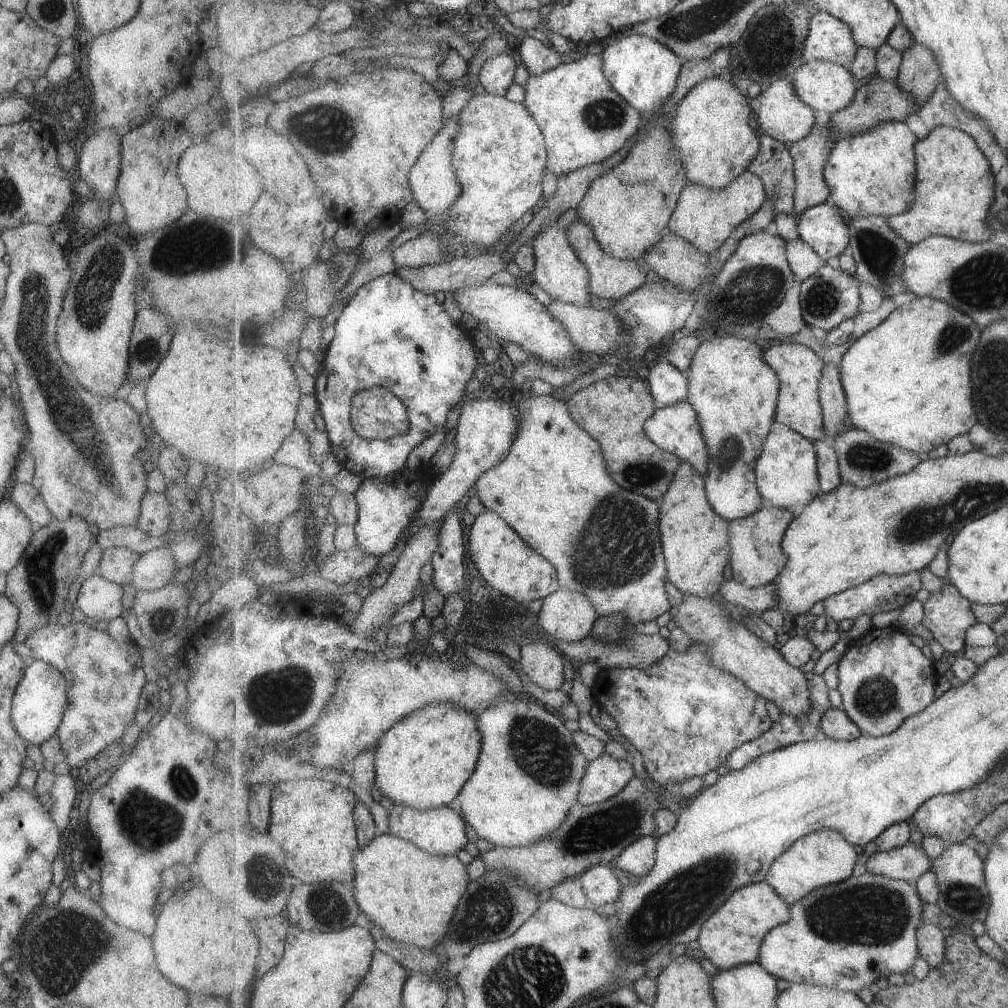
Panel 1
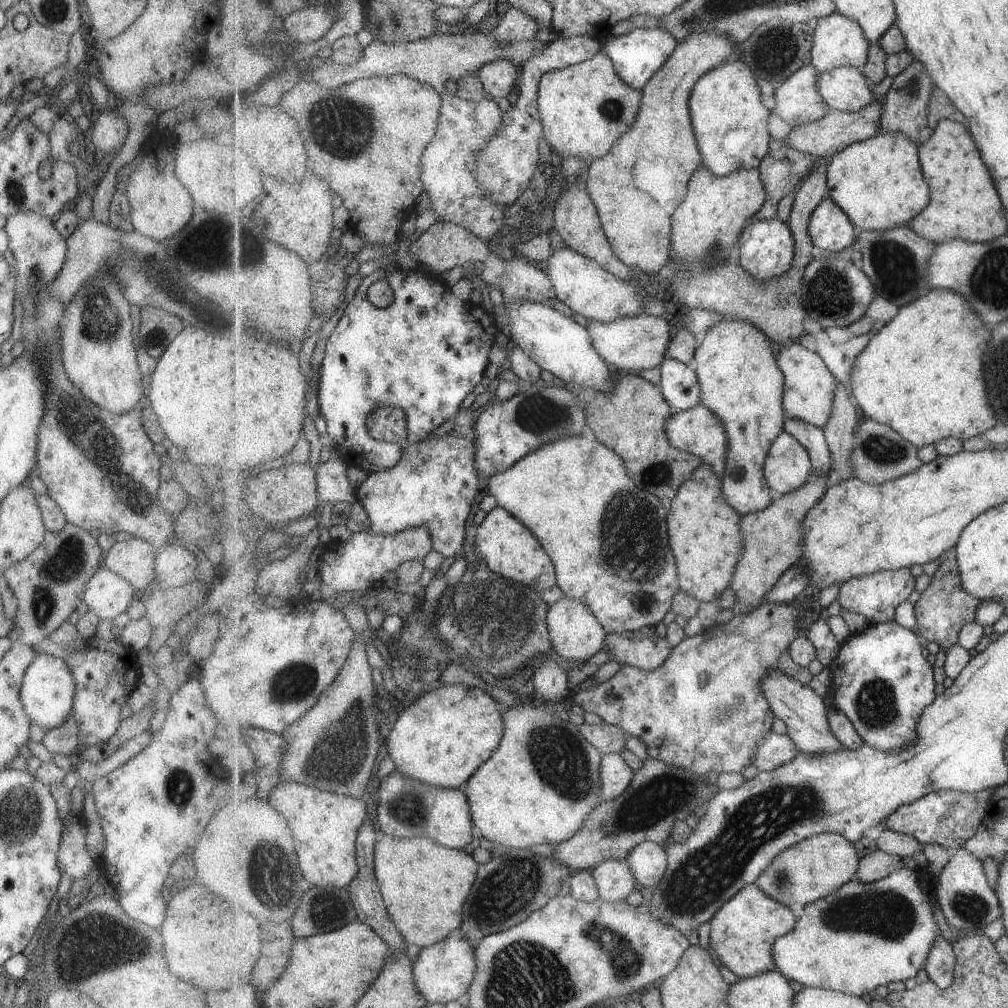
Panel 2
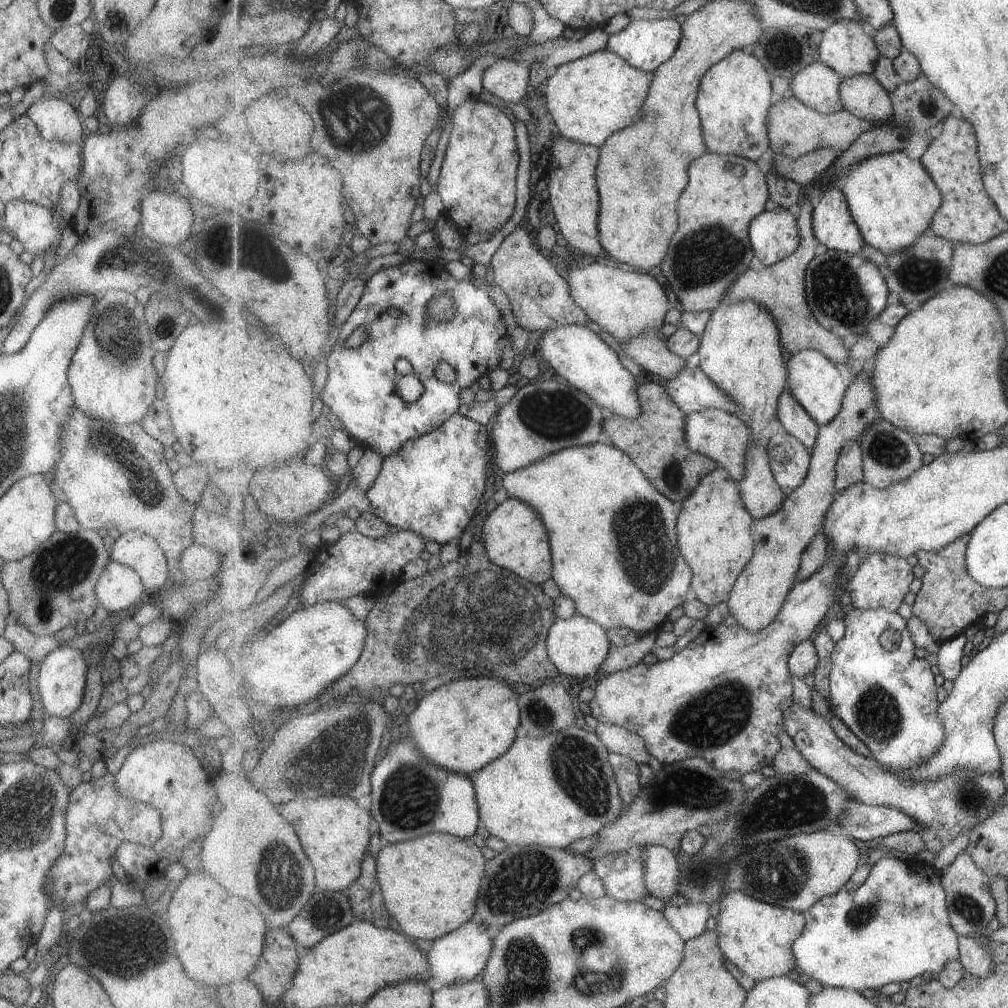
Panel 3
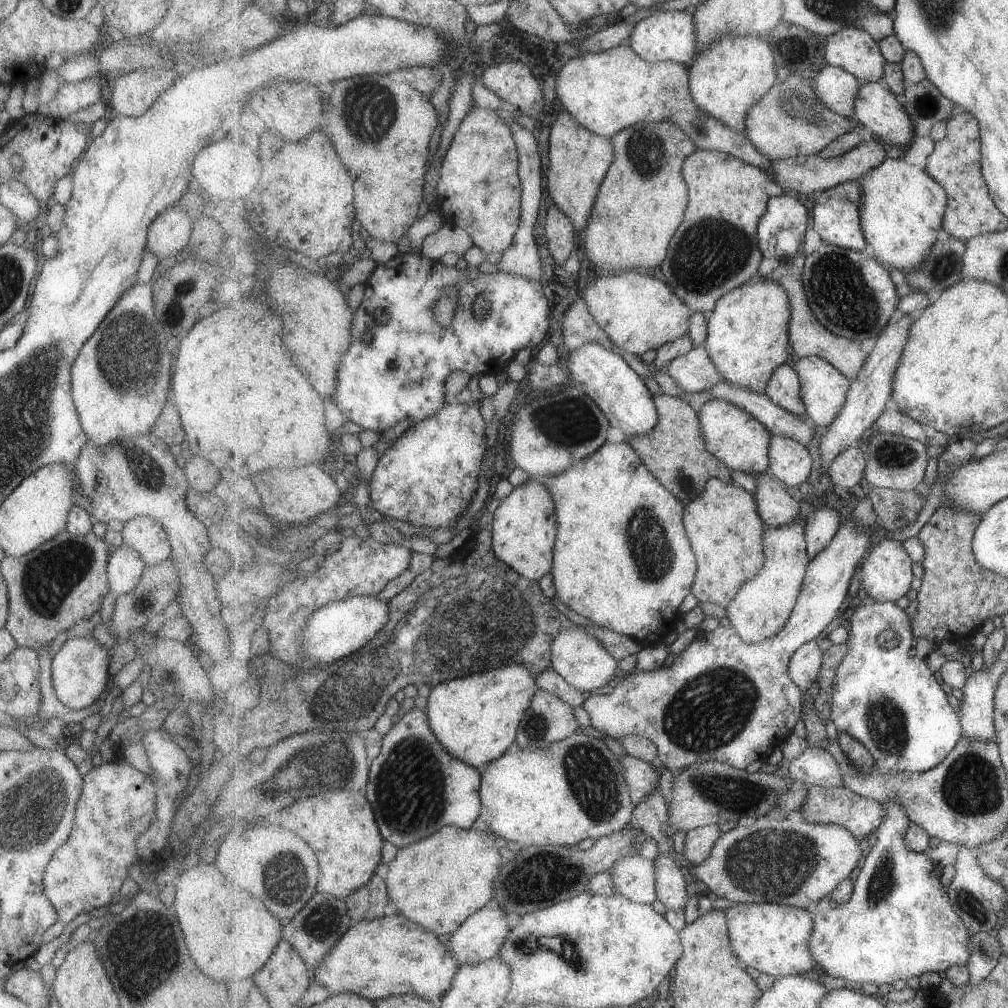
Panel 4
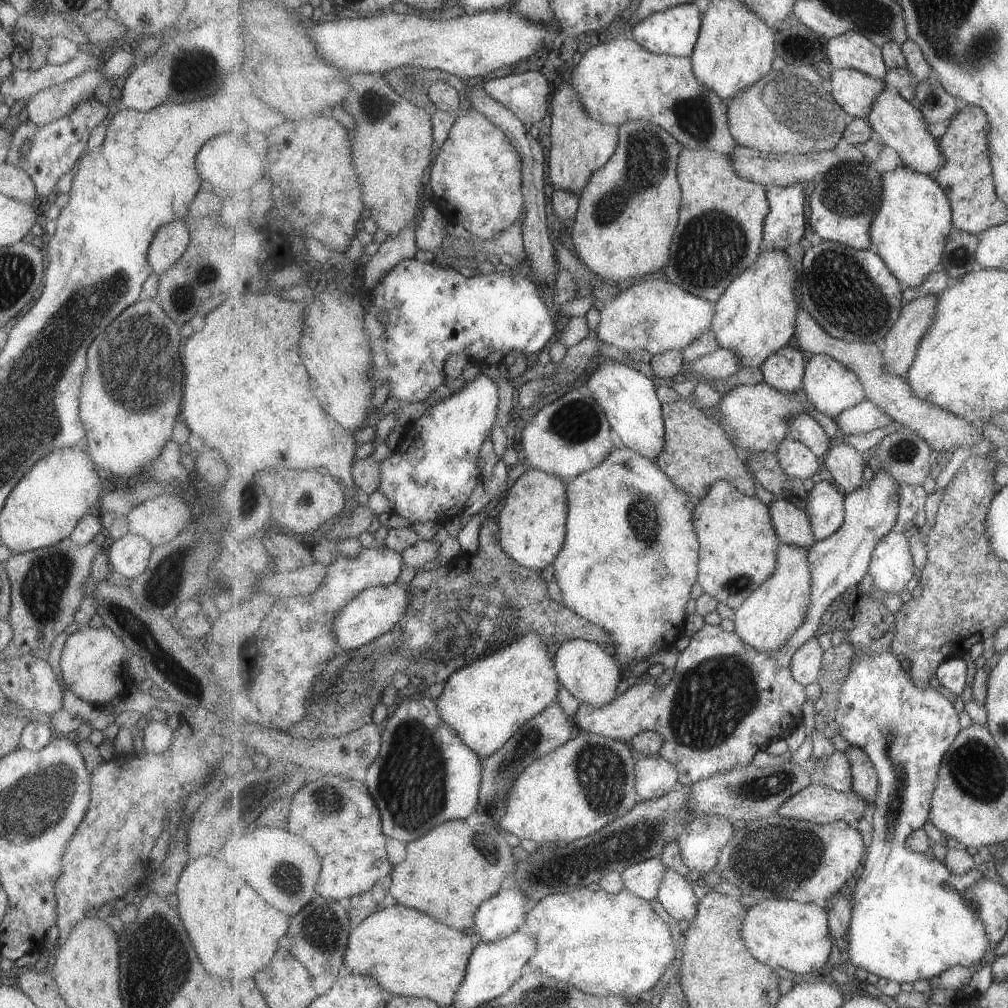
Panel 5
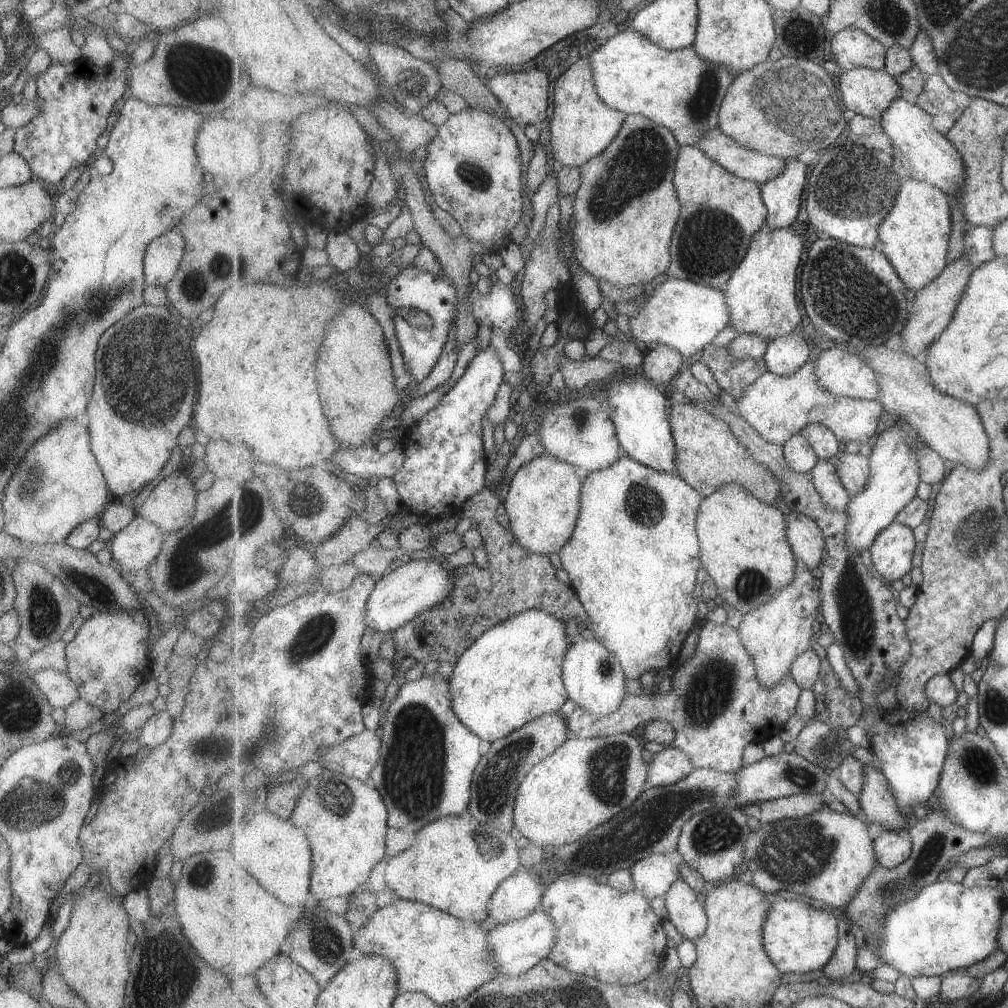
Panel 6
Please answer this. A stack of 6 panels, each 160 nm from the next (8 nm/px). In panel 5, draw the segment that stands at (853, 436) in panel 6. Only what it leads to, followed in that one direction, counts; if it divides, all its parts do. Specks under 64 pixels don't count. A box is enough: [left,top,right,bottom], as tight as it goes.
[717,381,895,456]

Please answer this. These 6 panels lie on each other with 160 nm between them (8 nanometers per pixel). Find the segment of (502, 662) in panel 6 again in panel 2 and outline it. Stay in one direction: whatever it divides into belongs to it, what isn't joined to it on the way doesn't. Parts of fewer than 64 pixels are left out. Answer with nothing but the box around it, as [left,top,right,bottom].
[386,684,505,789]

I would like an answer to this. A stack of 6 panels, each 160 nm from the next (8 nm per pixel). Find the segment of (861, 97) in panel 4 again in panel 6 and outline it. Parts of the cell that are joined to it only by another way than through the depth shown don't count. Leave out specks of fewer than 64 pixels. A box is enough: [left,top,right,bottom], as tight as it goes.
[880,98,971,266]

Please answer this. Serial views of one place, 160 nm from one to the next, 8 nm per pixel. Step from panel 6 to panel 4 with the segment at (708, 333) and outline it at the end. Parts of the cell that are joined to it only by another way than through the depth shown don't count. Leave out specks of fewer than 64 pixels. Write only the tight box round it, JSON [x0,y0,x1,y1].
[582,270,692,354]

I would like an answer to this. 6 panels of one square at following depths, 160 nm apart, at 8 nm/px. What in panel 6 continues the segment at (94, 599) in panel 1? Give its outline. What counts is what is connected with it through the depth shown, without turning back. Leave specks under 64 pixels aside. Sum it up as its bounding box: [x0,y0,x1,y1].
[107,514,163,572]

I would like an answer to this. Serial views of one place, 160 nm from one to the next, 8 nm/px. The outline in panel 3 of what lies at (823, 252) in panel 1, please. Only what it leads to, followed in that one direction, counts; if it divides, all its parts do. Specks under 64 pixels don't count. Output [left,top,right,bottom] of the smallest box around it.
[814,186,866,255]

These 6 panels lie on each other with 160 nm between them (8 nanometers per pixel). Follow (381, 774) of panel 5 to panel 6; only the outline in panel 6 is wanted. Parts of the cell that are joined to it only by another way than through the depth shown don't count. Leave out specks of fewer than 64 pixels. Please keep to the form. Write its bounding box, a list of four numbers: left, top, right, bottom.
[369,672,481,833]

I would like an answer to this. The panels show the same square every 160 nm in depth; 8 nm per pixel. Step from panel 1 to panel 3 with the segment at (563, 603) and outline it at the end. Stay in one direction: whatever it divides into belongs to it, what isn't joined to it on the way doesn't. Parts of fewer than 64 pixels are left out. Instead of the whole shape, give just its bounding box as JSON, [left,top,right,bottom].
[547,611,612,680]

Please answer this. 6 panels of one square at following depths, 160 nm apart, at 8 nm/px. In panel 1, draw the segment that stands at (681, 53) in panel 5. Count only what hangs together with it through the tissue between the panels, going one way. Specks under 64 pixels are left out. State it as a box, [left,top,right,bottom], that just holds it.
[603,35,685,116]

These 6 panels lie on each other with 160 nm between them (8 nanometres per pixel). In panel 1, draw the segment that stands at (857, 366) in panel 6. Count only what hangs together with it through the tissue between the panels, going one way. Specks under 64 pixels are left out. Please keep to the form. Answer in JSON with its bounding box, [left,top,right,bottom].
[763,341,828,442]

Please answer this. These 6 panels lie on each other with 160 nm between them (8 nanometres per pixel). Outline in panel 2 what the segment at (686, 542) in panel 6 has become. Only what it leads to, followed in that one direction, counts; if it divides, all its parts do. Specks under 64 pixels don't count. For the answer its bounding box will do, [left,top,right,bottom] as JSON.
[488,432,681,634]

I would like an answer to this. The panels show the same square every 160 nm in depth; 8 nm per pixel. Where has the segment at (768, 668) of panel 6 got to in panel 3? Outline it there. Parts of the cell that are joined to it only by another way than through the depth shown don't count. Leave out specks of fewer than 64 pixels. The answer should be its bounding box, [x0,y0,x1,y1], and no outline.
[727,371,882,633]

